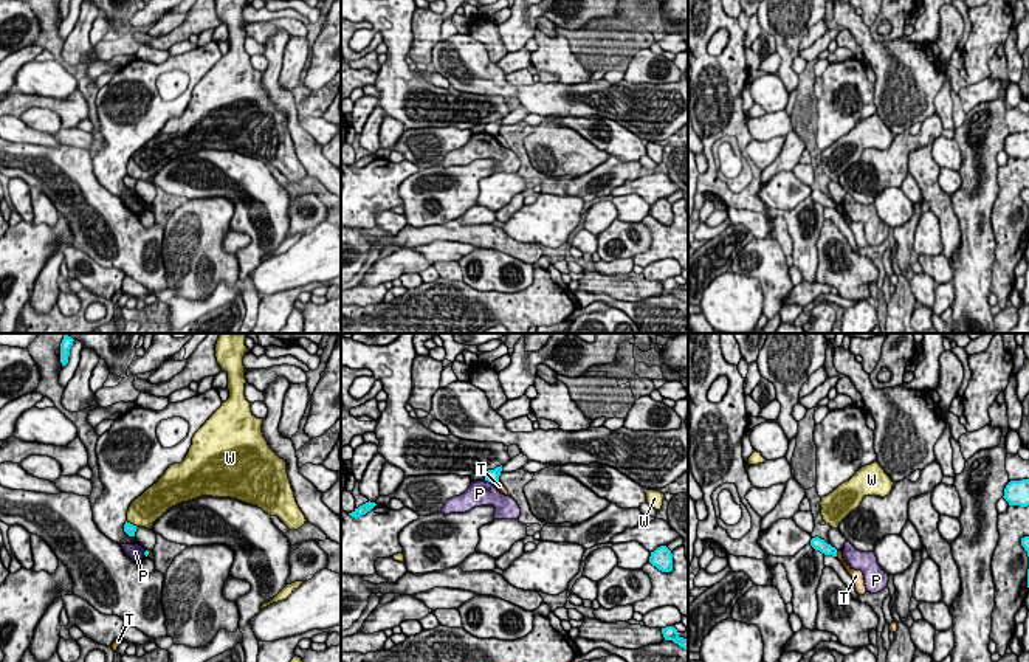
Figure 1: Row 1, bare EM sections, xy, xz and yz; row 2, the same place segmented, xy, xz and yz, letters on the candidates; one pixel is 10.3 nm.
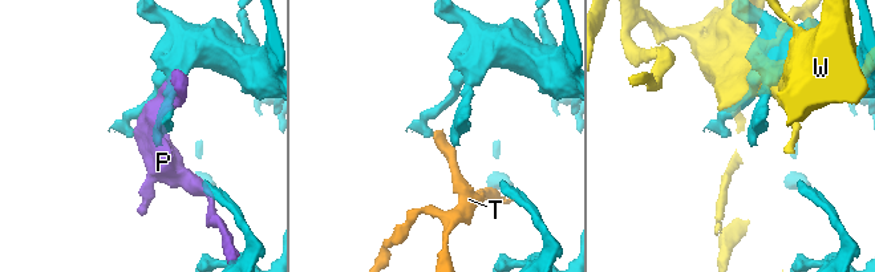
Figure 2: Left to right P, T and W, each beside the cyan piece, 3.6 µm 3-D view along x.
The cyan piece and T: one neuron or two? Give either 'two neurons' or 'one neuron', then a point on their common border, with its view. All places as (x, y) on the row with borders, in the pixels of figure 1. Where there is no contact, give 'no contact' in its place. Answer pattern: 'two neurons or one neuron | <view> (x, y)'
two neurons | yz (836, 554)

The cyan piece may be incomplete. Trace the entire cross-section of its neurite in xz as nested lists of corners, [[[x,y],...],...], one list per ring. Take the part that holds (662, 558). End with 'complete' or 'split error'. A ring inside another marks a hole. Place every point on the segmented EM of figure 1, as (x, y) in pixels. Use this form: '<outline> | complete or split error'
[[[660,546],[654,552],[651,552],[649,563],[662,572],[671,572],[673,553],[666,546]]] | complete

